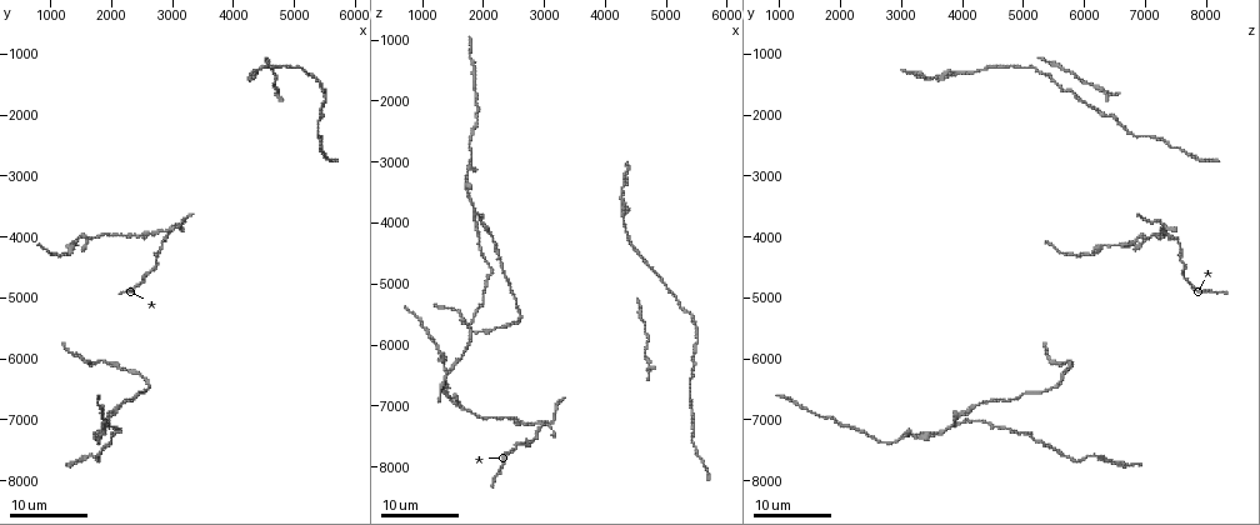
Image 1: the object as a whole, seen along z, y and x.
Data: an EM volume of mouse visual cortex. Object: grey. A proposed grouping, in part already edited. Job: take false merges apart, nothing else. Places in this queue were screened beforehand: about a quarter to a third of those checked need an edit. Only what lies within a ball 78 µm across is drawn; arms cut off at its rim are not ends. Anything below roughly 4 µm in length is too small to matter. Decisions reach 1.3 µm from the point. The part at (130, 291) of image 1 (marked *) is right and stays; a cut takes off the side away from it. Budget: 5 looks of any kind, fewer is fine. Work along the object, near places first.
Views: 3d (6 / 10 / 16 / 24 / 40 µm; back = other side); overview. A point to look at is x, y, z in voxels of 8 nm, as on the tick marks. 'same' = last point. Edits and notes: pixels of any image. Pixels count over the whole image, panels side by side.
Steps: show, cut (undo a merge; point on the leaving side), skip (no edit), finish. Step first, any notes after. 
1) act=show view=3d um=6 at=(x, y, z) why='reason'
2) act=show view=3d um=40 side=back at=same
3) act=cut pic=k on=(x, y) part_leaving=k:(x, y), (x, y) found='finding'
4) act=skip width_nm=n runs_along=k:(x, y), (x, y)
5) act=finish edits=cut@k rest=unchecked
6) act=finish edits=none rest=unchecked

act=show view=3d um=16 at=(2950, 3900, 7250) why='three-way junction'

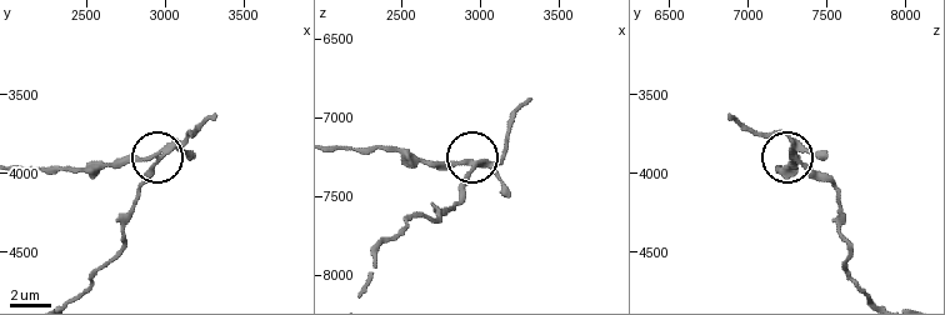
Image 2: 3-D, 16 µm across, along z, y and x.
act=show view=3d um=6 at=(2960, 3880, 7280) why='closer look'

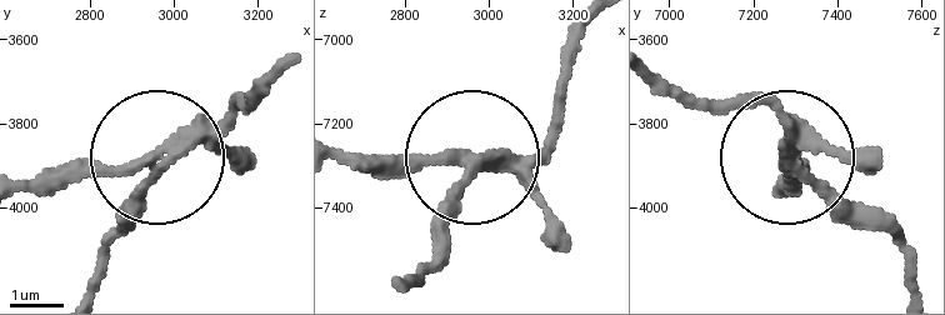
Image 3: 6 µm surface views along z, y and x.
act=cut pic=3 on=(131, 175) arms=3 part_leaving=3:(191, 131), (101, 171), (21, 180) found='two cells meet here'

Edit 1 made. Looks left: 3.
act=show view=3d um=16 at=(1750, 7200, 3100)

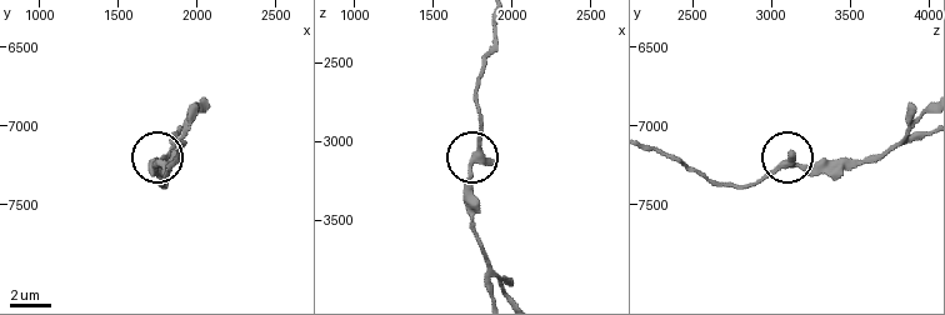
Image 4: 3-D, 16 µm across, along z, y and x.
act=show view=3d um=10 at=(1760, 7260, 3120)

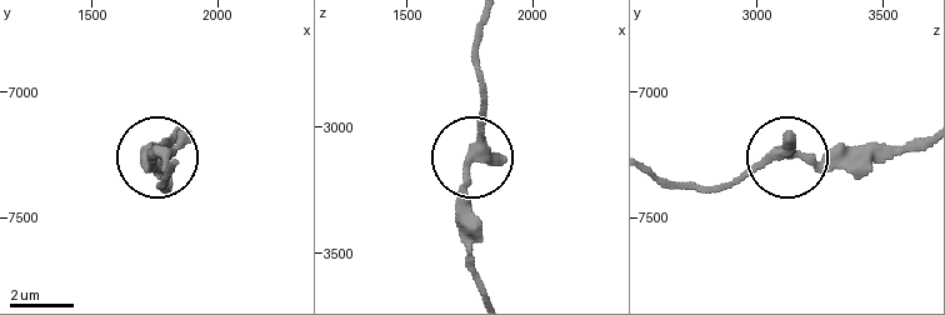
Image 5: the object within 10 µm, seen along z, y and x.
act=skip arms=3 runs_along=5:(918, 139), (869, 153), (773, 153), (719, 190) found='one cell here'

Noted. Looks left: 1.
act=finish edits=cut@3 rest=unchecked

